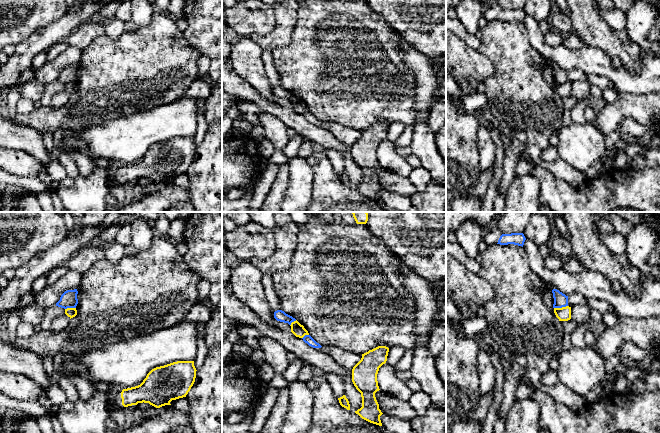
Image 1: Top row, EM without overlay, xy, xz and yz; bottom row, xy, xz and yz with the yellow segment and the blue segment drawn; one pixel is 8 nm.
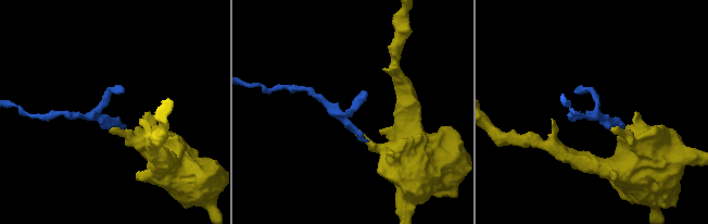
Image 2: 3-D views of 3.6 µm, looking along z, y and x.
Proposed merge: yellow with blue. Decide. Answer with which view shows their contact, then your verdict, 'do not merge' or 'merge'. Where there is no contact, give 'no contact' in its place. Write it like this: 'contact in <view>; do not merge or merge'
contact in yz; do not merge

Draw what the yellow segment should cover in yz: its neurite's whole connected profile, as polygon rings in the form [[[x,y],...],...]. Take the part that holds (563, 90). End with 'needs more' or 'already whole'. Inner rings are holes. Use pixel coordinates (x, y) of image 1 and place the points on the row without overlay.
[[[571,83],[554,84],[554,89],[559,97],[568,97],[571,95]]] | already whole

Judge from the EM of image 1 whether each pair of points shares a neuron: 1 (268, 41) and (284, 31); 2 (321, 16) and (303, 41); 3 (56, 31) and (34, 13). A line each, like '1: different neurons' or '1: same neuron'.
1: same neuron
2: same neuron
3: different neurons

